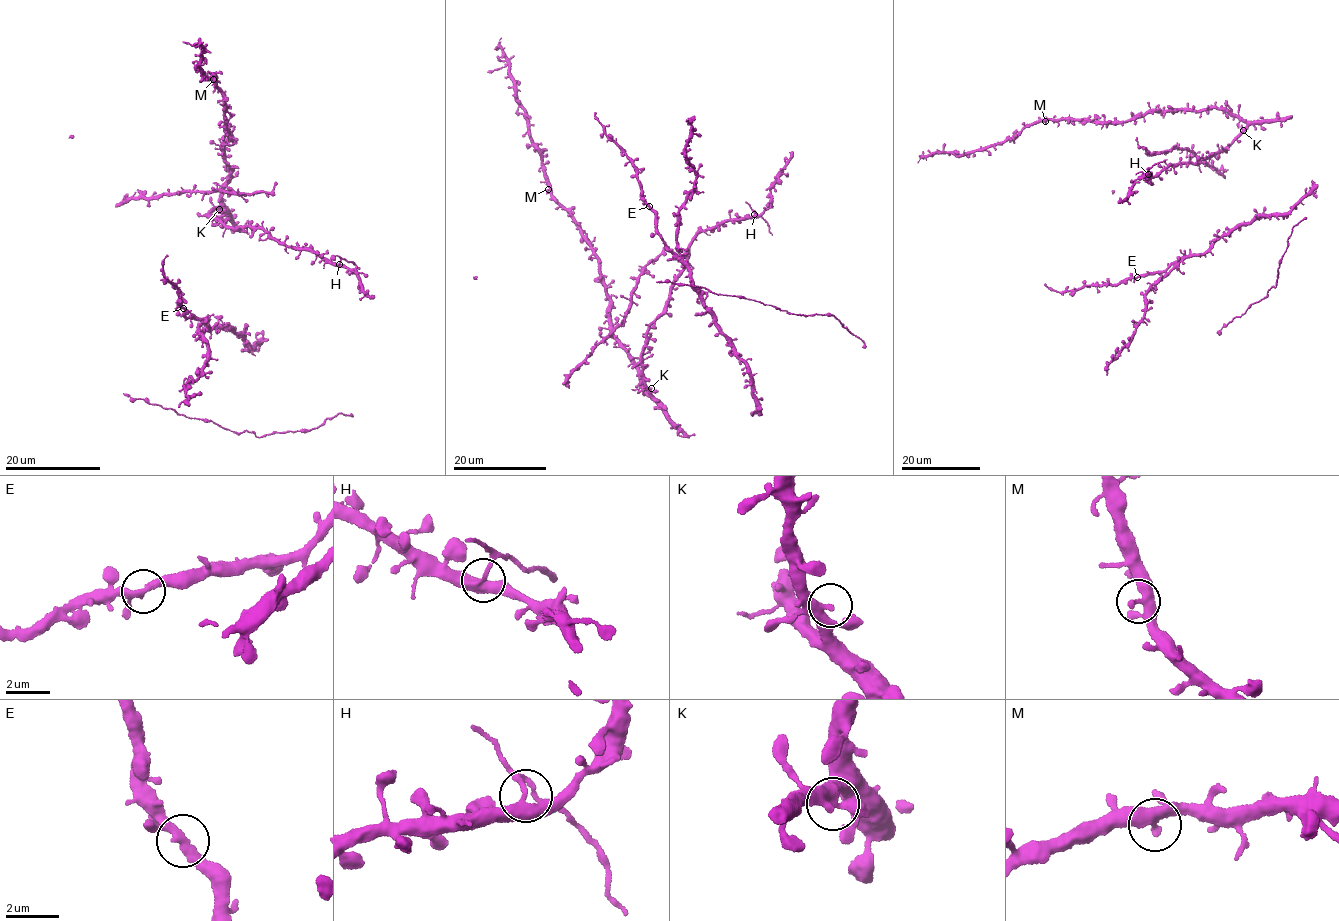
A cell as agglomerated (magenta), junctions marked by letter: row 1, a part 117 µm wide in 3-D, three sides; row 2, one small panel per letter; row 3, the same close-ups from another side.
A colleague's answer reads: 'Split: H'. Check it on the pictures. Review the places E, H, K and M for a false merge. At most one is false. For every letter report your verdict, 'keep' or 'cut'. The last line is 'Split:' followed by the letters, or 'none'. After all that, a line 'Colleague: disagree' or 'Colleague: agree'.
E: keep
H: cut
K: keep
M: keep
Split: H
Colleague: agree

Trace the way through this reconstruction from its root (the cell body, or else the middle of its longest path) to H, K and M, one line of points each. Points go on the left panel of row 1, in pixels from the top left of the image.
H: (207, 214), (234, 228), (255, 225), (284, 244), (306, 249), (338, 264)
K: (207, 214), (219, 209)
M: (207, 214), (221, 204), (232, 169), (223, 149), (232, 135), (227, 133), (228, 108), (213, 79)

